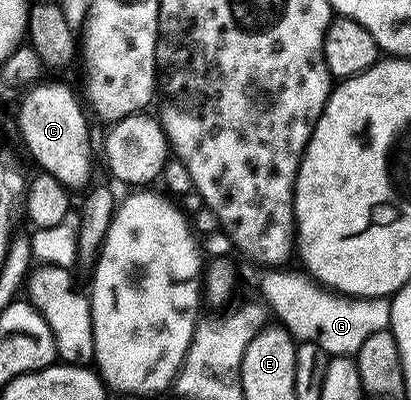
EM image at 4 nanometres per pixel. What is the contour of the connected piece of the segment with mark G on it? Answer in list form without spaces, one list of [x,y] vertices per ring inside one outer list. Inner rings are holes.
[[[264,269],[260,275],[260,291],[264,294],[263,300],[271,312],[281,319],[283,326],[293,339],[306,343],[317,343],[329,357],[337,355],[355,356],[358,349],[362,349],[362,341],[370,337],[370,333],[389,330],[392,322],[392,304],[387,298],[383,299],[353,299],[339,297],[321,289],[299,270],[284,271],[288,269]]]

